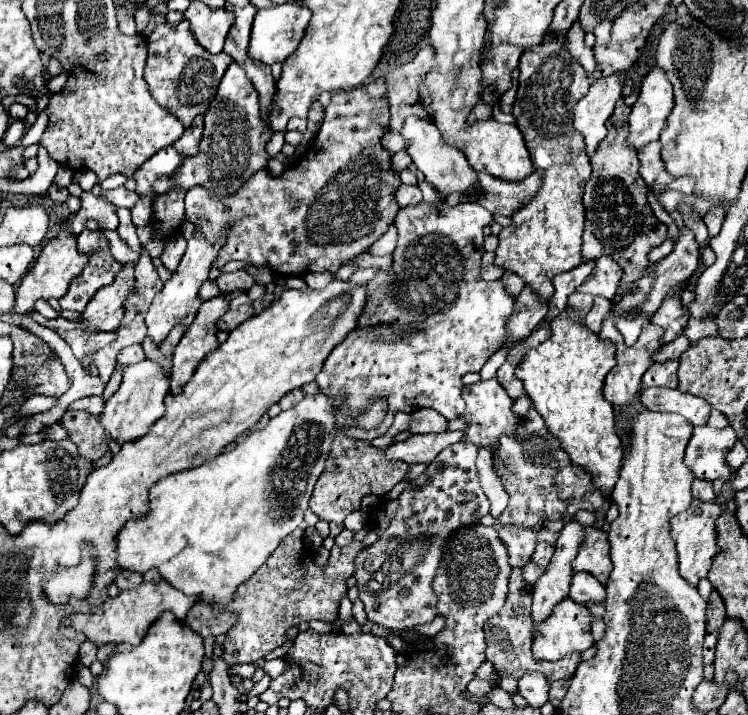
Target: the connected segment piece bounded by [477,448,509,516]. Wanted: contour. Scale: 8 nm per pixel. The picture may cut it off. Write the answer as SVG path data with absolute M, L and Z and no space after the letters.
M481 448L479 456L477 456L477 470L479 470L479 476L481 476L483 492L487 494L489 502L491 502L491 516L499 516L506 508L509 496L504 490L501 480L497 478L497 474L493 472L489 448Z

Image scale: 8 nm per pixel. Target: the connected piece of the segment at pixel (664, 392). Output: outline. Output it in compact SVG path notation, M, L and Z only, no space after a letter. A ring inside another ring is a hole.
M647 388L641 392L641 402L647 410L681 414L693 426L705 426L711 412L711 404L703 398L669 388Z

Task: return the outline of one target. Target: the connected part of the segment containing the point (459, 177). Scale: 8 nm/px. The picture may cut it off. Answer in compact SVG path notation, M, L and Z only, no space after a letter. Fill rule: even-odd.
M407 118L407 120L405 120L405 126L403 126L403 130L401 130L401 134L411 140L411 146L407 148L407 152L411 154L413 162L415 162L417 168L425 174L425 180L427 180L437 192L441 192L443 198L447 198L451 192L467 192L467 188L475 188L475 176L477 176L477 172L467 164L463 152L459 152L459 150L453 148L453 146L443 144L441 132L435 128L435 124L431 124L429 120Z

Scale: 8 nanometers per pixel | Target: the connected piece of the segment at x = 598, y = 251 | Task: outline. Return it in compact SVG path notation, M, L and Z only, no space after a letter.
M619 98L615 104L615 112L611 114L611 120L607 120L609 134L603 138L603 142L599 142L597 152L591 158L593 174L583 194L583 202L587 210L585 234L583 234L583 258L597 260L599 256L609 254L613 256L615 262L623 266L623 278L613 304L619 302L625 292L635 290L635 284L639 282L641 276L645 276L651 264L647 258L649 252L667 238L667 226L655 218L647 202L647 186L639 176L637 152L625 140L629 136L629 124L627 124L629 114L631 108L623 102L623 98Z

